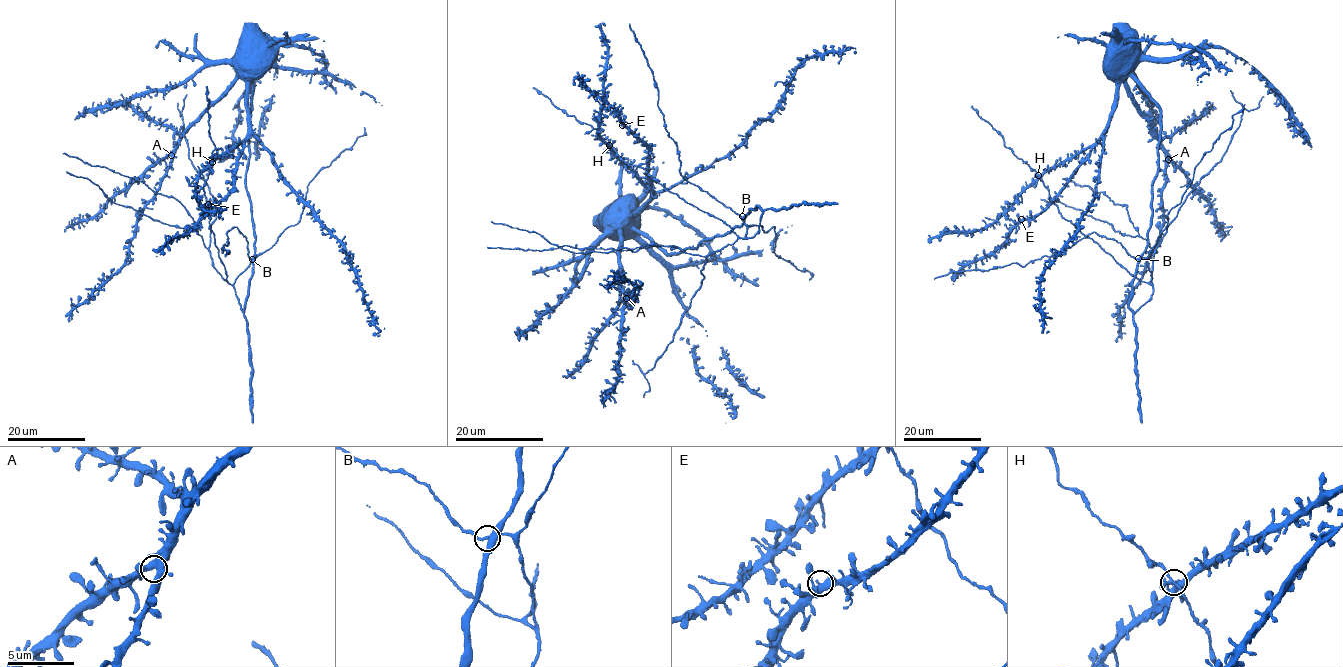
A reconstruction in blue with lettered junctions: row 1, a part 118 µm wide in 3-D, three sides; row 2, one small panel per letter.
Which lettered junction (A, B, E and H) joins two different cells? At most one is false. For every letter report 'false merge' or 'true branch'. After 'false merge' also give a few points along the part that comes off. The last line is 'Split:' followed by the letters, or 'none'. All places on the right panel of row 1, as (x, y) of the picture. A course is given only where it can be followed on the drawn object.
A: true branch
B: true branch
E: true branch
H: true branch
Split: none

